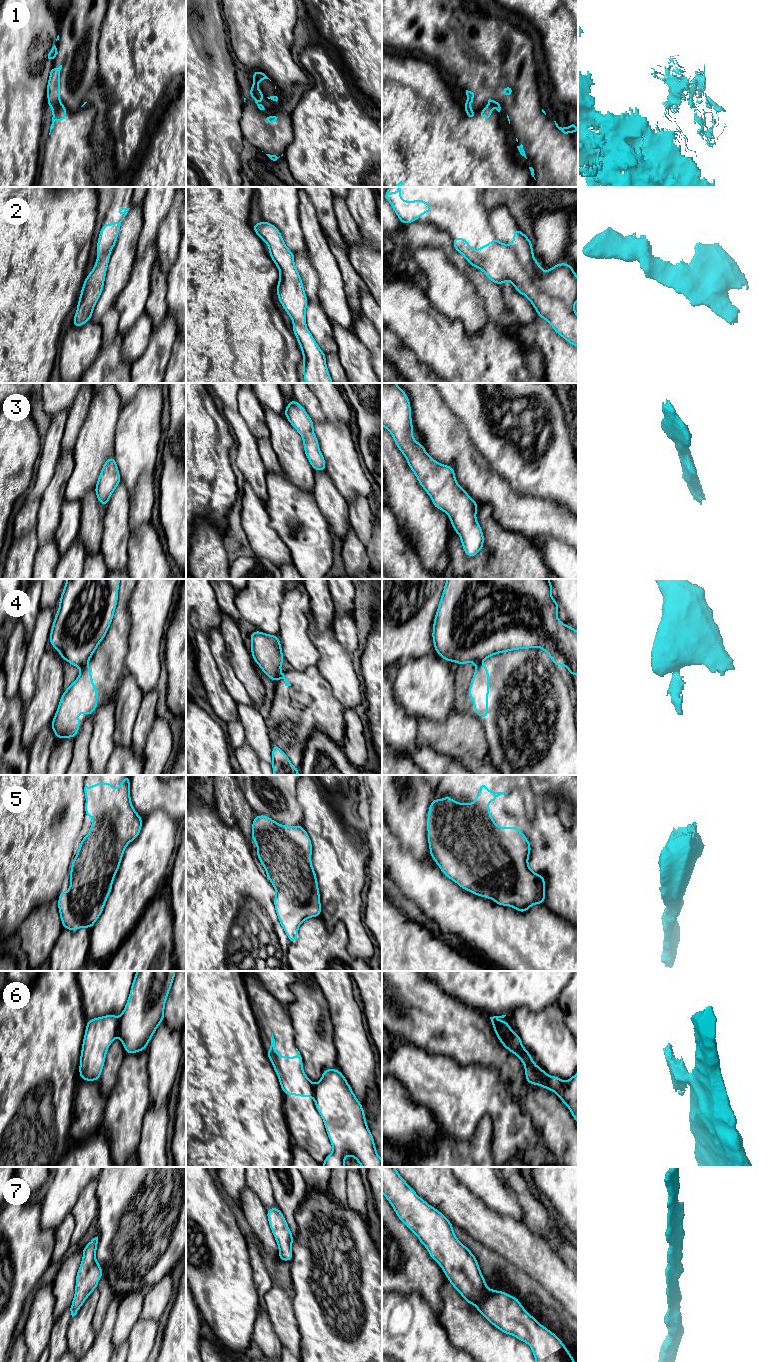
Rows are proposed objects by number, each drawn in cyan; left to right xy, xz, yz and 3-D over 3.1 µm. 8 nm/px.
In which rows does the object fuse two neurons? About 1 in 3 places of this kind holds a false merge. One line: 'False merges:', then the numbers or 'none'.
False merges: 1, 2, 4, 6

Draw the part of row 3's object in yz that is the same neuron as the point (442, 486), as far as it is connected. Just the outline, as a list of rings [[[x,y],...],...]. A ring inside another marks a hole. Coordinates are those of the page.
[[[382,383],[382,426],[390,431],[396,446],[407,459],[407,464],[415,473],[419,484],[432,498],[434,507],[448,514],[453,529],[461,538],[466,556],[477,555],[484,545],[484,534],[476,520],[476,511],[480,505],[458,485],[452,466],[441,465],[427,454],[422,443],[414,441],[410,401],[407,394],[396,383]]]

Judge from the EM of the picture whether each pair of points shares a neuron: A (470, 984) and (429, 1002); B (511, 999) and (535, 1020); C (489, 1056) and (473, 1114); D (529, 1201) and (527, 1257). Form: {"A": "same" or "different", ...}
{"A": "different", "B": "different", "C": "different", "D": "different"}

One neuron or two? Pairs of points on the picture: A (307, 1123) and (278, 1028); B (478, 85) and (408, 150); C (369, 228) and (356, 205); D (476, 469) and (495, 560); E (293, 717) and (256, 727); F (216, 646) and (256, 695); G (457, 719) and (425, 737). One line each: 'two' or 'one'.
A: one
B: two
C: one
D: two
E: two
F: two
G: one

